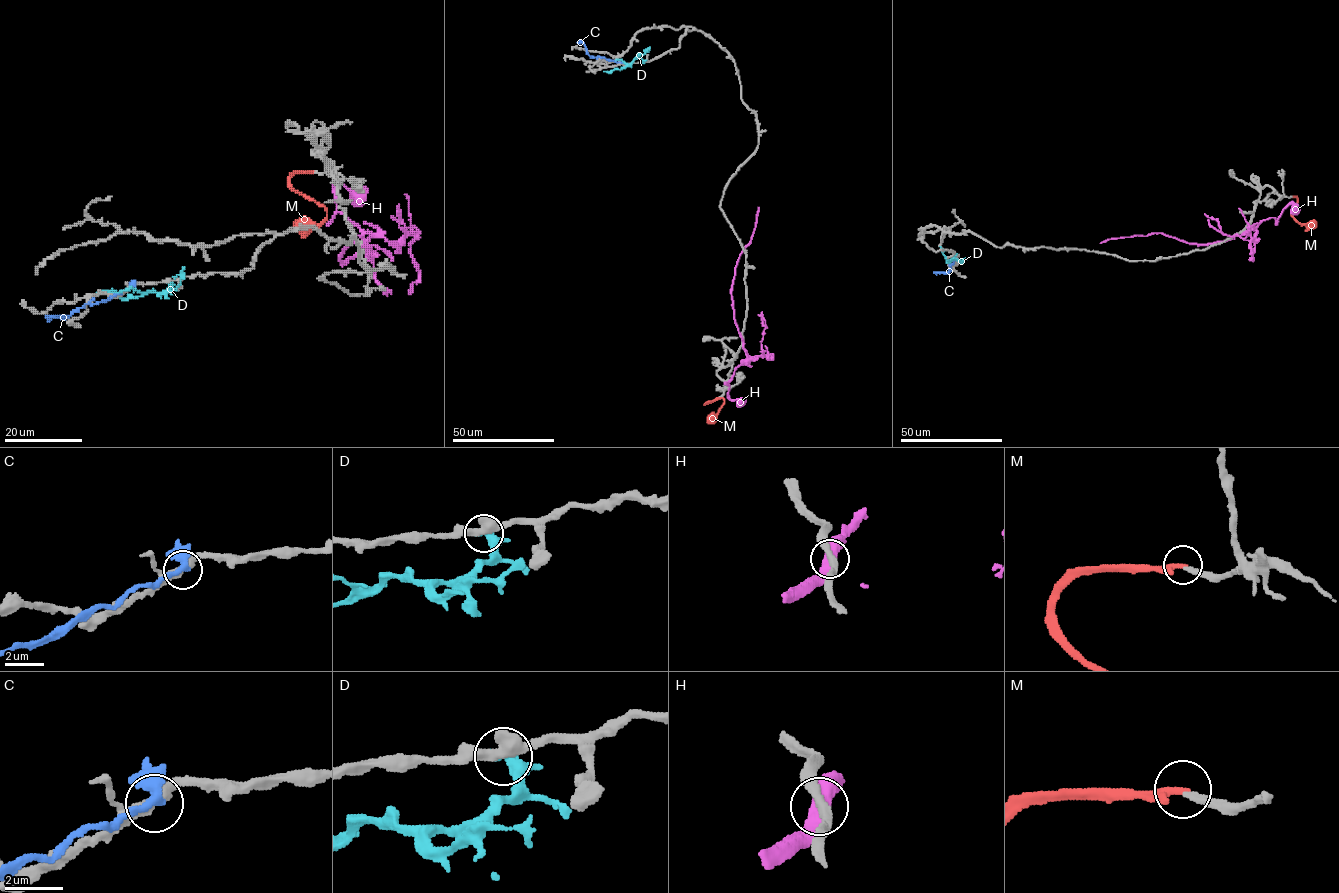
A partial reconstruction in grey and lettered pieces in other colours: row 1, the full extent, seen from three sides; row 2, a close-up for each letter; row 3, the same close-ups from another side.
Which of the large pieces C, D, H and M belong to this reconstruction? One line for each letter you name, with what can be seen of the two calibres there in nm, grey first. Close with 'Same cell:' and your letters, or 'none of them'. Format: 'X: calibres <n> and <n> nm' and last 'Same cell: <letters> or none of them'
M: calibres 240 and 190 nm
Same cell: M

